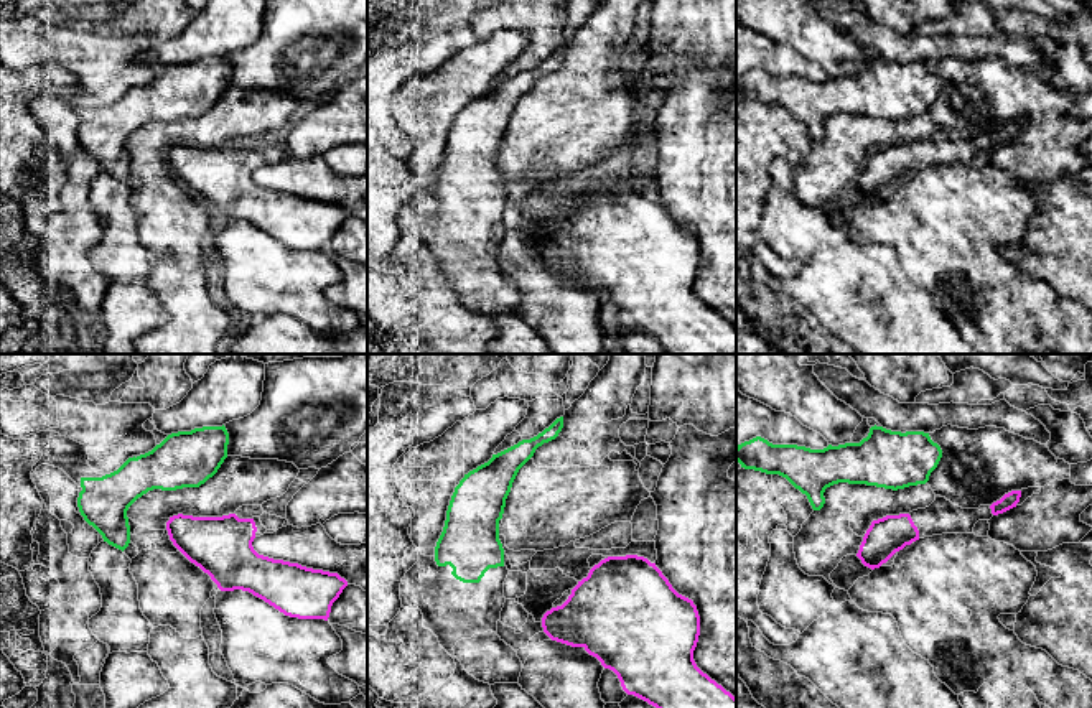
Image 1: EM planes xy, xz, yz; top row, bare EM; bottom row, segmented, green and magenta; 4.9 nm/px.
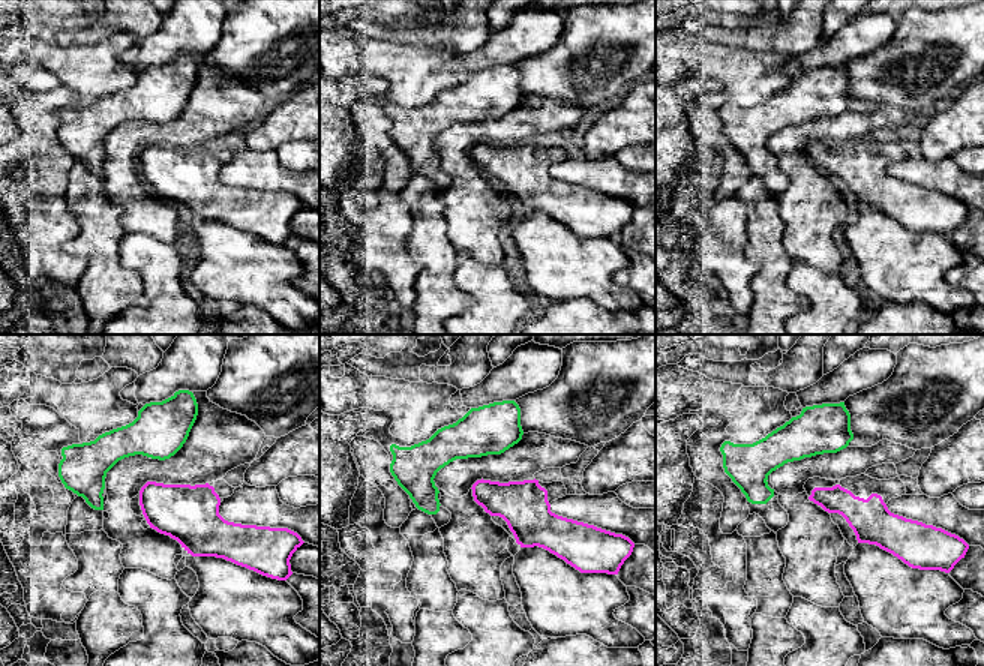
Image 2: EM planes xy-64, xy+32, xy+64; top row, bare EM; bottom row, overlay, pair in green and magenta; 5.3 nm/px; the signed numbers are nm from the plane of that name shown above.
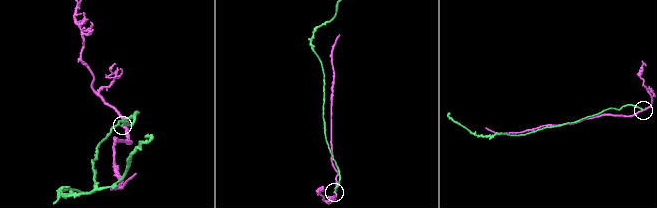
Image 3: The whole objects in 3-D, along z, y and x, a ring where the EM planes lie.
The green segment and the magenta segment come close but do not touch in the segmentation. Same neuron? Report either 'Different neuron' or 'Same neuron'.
Different neuron

